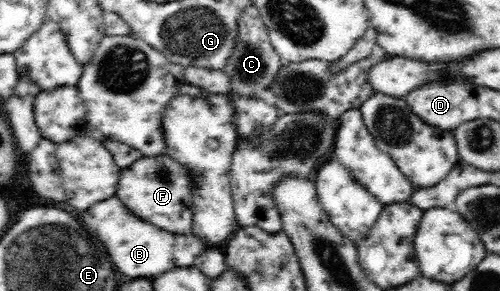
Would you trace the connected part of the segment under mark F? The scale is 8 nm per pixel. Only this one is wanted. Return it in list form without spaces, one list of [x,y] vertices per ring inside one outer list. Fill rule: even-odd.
[[[167,154],[143,157],[129,165],[121,173],[115,197],[121,199],[131,214],[161,227],[165,232],[192,233],[193,213],[189,205],[192,198],[192,177],[189,176],[189,169]]]

